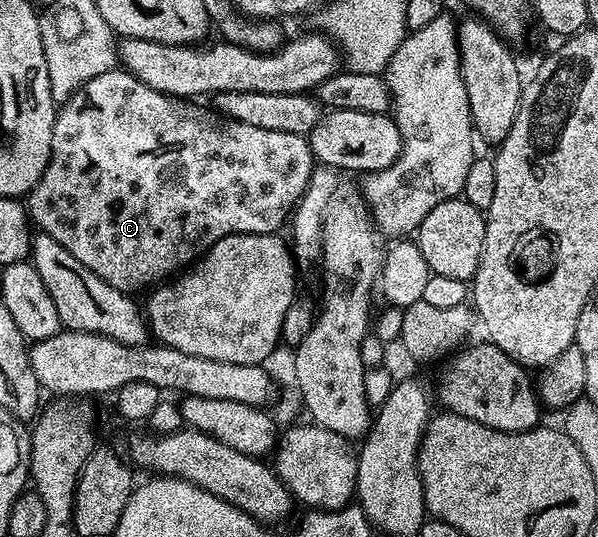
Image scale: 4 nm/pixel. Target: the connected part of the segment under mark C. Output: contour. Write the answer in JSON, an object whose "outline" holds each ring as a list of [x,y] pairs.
{"outline":[[[113,69],[113,70],[110,70],[110,71],[106,71],[106,72],[102,72],[102,73],[100,73],[100,74],[99,74],[99,75],[98,75],[98,76],[93,76],[93,77],[92,77],[92,78],[91,78],[91,79],[90,79],[90,80],[88,80],[88,81],[87,81],[87,82],[86,82],[86,83],[85,83],[85,84],[83,84],[83,86],[82,86],[82,87],[81,87],[81,88],[80,88],[80,89],[79,89],[79,90],[77,90],[77,91],[75,91],[75,92],[74,92],[74,93],[73,93],[73,94],[72,94],[72,95],[70,95],[70,97],[69,97],[69,98],[68,98],[68,99],[66,99],[66,100],[65,100],[65,102],[63,102],[63,103],[62,103],[62,104],[61,104],[61,106],[59,106],[59,107],[58,107],[58,108],[57,108],[57,111],[56,111],[56,114],[55,114],[55,116],[54,116],[54,123],[53,123],[53,124],[52,124],[52,125],[51,125],[51,127],[50,127],[50,160],[48,160],[48,162],[46,162],[46,168],[45,168],[45,169],[44,169],[44,173],[43,173],[43,174],[42,174],[42,175],[41,175],[41,176],[40,176],[40,177],[39,177],[39,179],[38,179],[38,184],[36,184],[36,185],[35,185],[35,187],[32,187],[32,188],[30,188],[30,190],[29,190],[29,192],[28,192],[28,214],[29,214],[29,216],[30,216],[30,218],[31,218],[31,220],[32,220],[32,223],[33,223],[33,226],[34,226],[34,227],[35,227],[35,228],[37,228],[37,230],[38,230],[38,231],[39,231],[39,232],[41,232],[41,234],[44,234],[44,235],[47,235],[47,236],[48,236],[48,237],[52,237],[52,239],[53,239],[53,240],[54,240],[54,241],[60,241],[60,245],[64,245],[64,249],[68,249],[68,253],[72,253],[72,257],[76,257],[76,261],[80,261],[80,265],[84,265],[84,266],[85,266],[85,267],[87,267],[87,268],[88,268],[88,269],[92,269],[92,273],[96,273],[96,277],[100,277],[100,278],[101,278],[101,279],[103,279],[103,280],[104,280],[104,281],[108,281],[108,285],[112,285],[112,286],[113,286],[113,287],[115,287],[115,288],[116,288],[116,289],[120,289],[120,290],[121,290],[121,291],[124,291],[124,292],[127,292],[127,293],[135,293],[135,292],[134,292],[134,291],[138,291],[138,290],[140,290],[140,289],[141,289],[141,287],[146,287],[146,288],[145,288],[145,289],[150,289],[150,288],[153,288],[153,287],[154,287],[154,286],[155,286],[155,285],[158,285],[158,284],[161,284],[161,283],[162,283],[162,282],[163,282],[163,281],[166,281],[166,280],[169,280],[169,279],[170,279],[170,278],[171,278],[171,276],[173,276],[173,275],[174,275],[174,274],[175,274],[175,273],[178,273],[178,272],[181,272],[181,271],[182,271],[182,270],[183,270],[183,268],[185,268],[185,267],[186,267],[186,266],[187,266],[187,265],[190,265],[190,264],[193,264],[193,263],[194,263],[194,262],[195,262],[195,260],[197,260],[197,259],[198,259],[198,258],[199,258],[199,256],[201,256],[201,255],[202,255],[202,254],[203,254],[203,253],[204,253],[204,252],[206,252],[206,250],[207,250],[207,249],[208,249],[208,248],[210,248],[210,246],[212,246],[212,245],[213,245],[213,243],[215,243],[215,242],[216,242],[216,241],[220,241],[220,240],[221,240],[221,239],[223,239],[223,238],[224,238],[224,237],[228,237],[228,236],[229,236],[229,235],[272,235],[272,234],[275,234],[275,232],[277,232],[277,231],[278,231],[278,230],[279,230],[279,228],[278,228],[278,226],[280,226],[280,225],[281,225],[281,223],[282,223],[282,222],[283,222],[283,223],[282,223],[282,226],[283,226],[283,224],[285,224],[285,223],[286,223],[286,222],[287,222],[287,219],[288,219],[288,216],[289,216],[289,215],[290,215],[290,214],[291,214],[291,212],[293,212],[293,210],[294,210],[294,208],[295,208],[295,207],[297,207],[297,206],[298,206],[298,200],[299,200],[299,199],[301,199],[301,197],[302,197],[302,195],[303,195],[303,194],[304,194],[304,192],[305,192],[305,191],[306,191],[306,186],[308,186],[308,184],[309,184],[309,183],[310,183],[310,175],[311,175],[311,174],[312,174],[312,173],[313,173],[313,172],[314,172],[314,169],[315,169],[315,166],[316,166],[316,160],[315,160],[315,158],[314,158],[314,154],[312,154],[312,152],[311,152],[311,151],[310,151],[310,146],[309,146],[309,144],[308,144],[308,139],[307,139],[307,136],[304,136],[304,135],[297,135],[297,134],[296,134],[296,133],[275,133],[275,131],[274,131],[274,130],[273,130],[273,129],[256,129],[256,125],[244,125],[244,124],[243,124],[243,123],[235,123],[235,122],[233,122],[233,121],[226,121],[226,122],[224,122],[224,123],[225,123],[225,124],[224,124],[224,125],[223,125],[223,127],[221,127],[221,125],[220,125],[220,124],[218,124],[218,123],[209,123],[209,121],[208,121],[208,120],[206,120],[206,119],[205,119],[205,117],[204,117],[204,116],[202,116],[202,115],[197,115],[197,113],[196,113],[196,112],[194,112],[194,111],[193,111],[193,109],[192,109],[192,108],[190,108],[190,107],[189,107],[189,105],[188,105],[188,104],[186,104],[186,103],[189,103],[189,102],[186,102],[186,101],[183,101],[183,100],[182,100],[182,99],[181,99],[181,98],[178,98],[178,97],[175,97],[175,96],[172,96],[172,95],[165,95],[165,94],[164,94],[164,93],[160,93],[160,92],[159,92],[159,91],[157,91],[157,90],[156,90],[156,89],[152,89],[152,88],[151,88],[151,87],[149,87],[149,86],[148,86],[148,85],[144,85],[144,81],[140,81],[140,80],[139,80],[139,79],[138,79],[138,78],[137,78],[137,77],[136,77],[136,76],[135,76],[135,75],[131,75],[131,74],[130,74],[130,72],[129,72],[129,71],[127,71],[127,70],[125,70],[125,69]]]}

